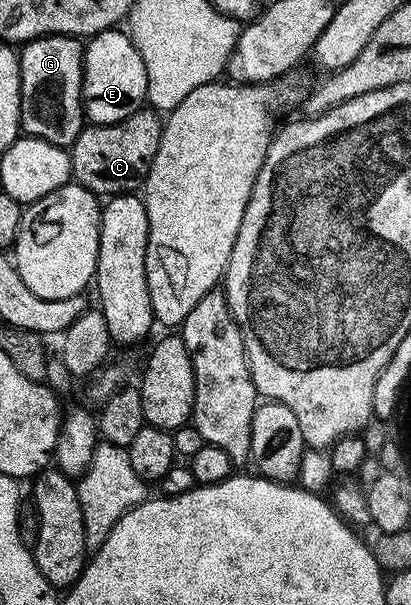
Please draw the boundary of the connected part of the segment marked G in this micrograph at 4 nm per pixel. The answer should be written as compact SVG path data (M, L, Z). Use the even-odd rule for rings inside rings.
M40 36L20 49L21 127L27 136L43 138L51 146L69 150L87 124L85 100L81 96L85 50L75 36Z

